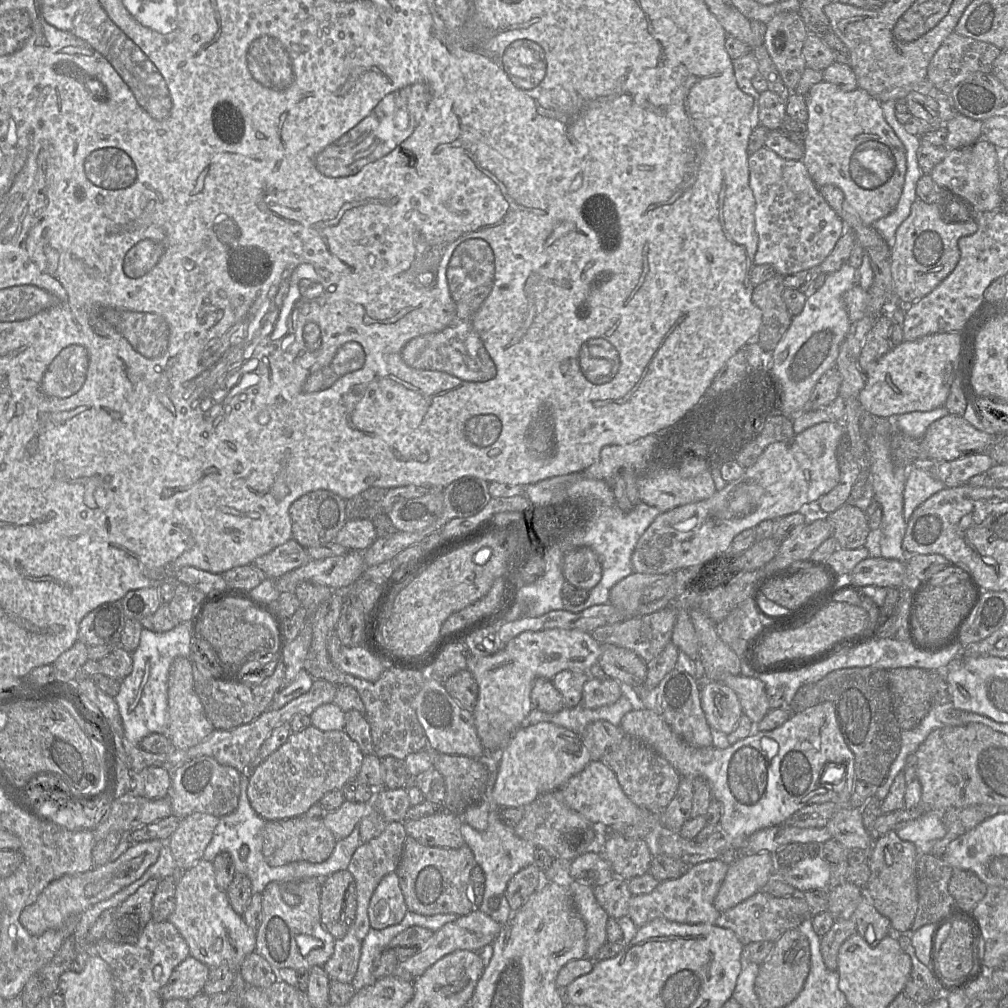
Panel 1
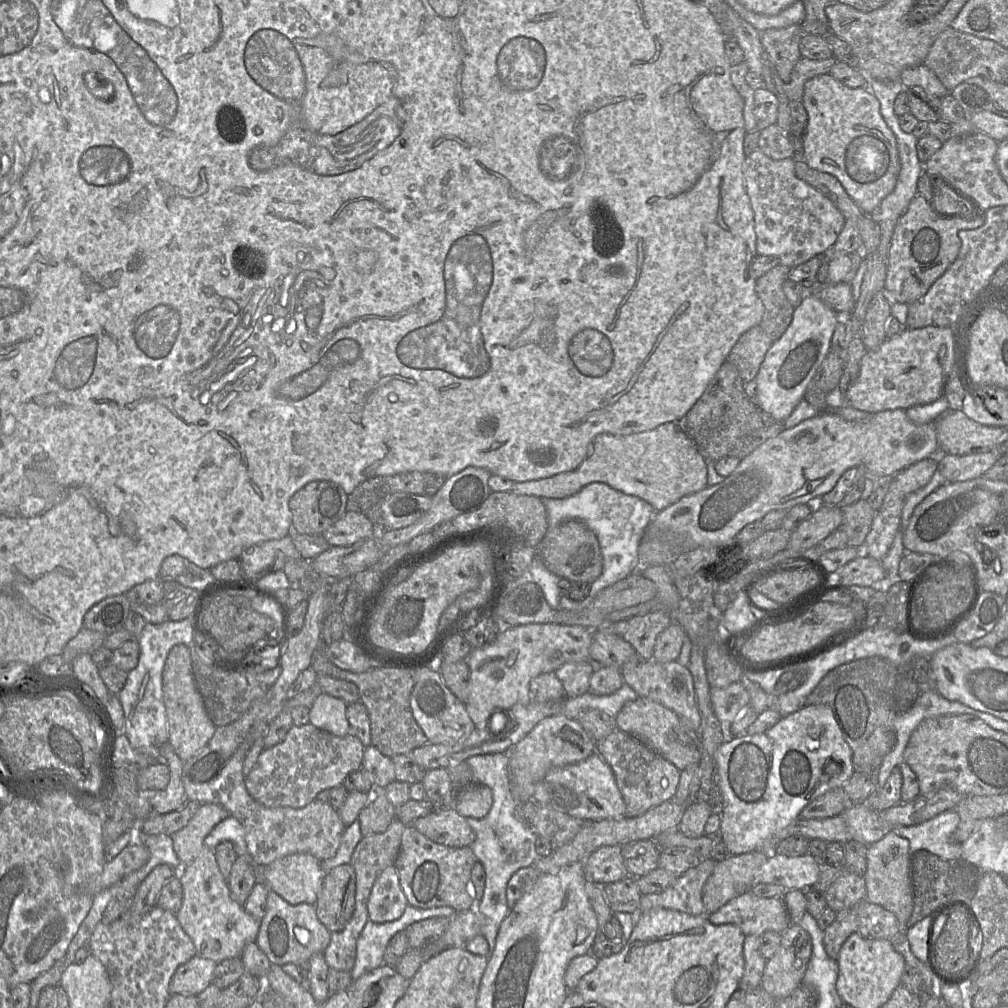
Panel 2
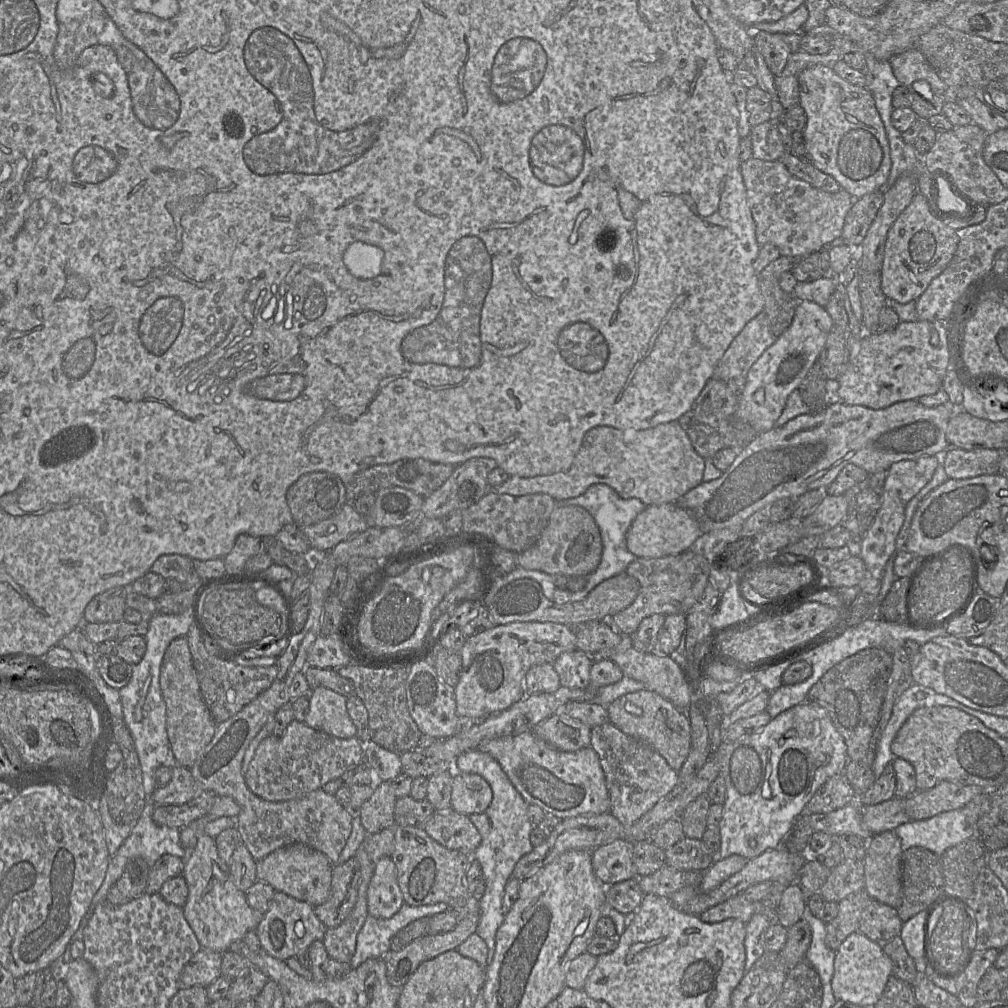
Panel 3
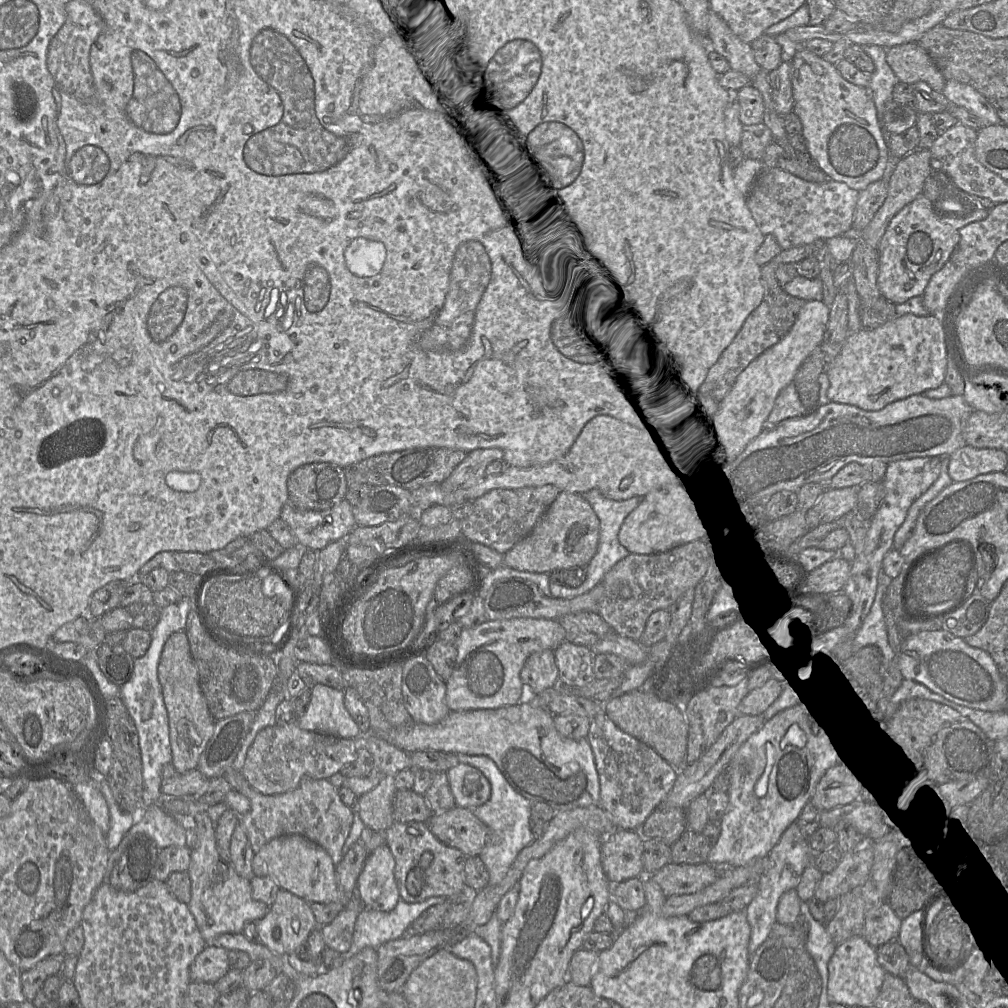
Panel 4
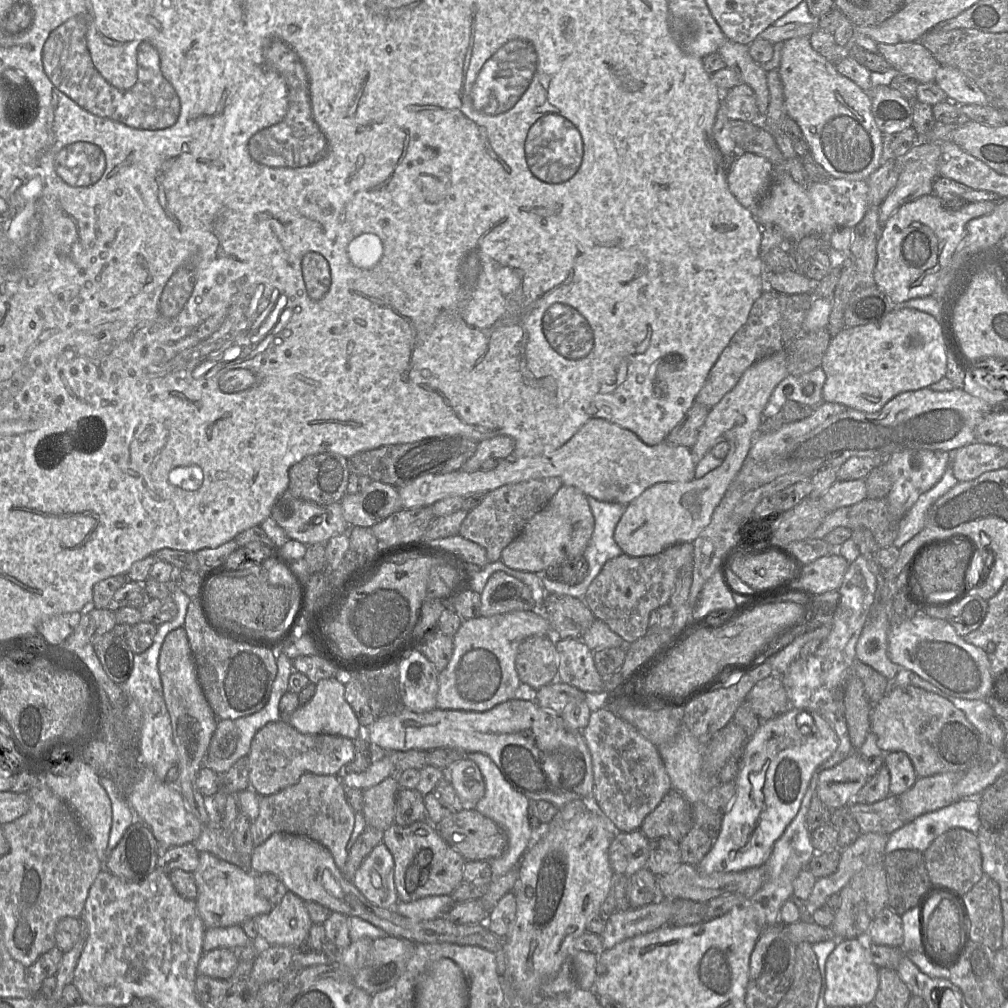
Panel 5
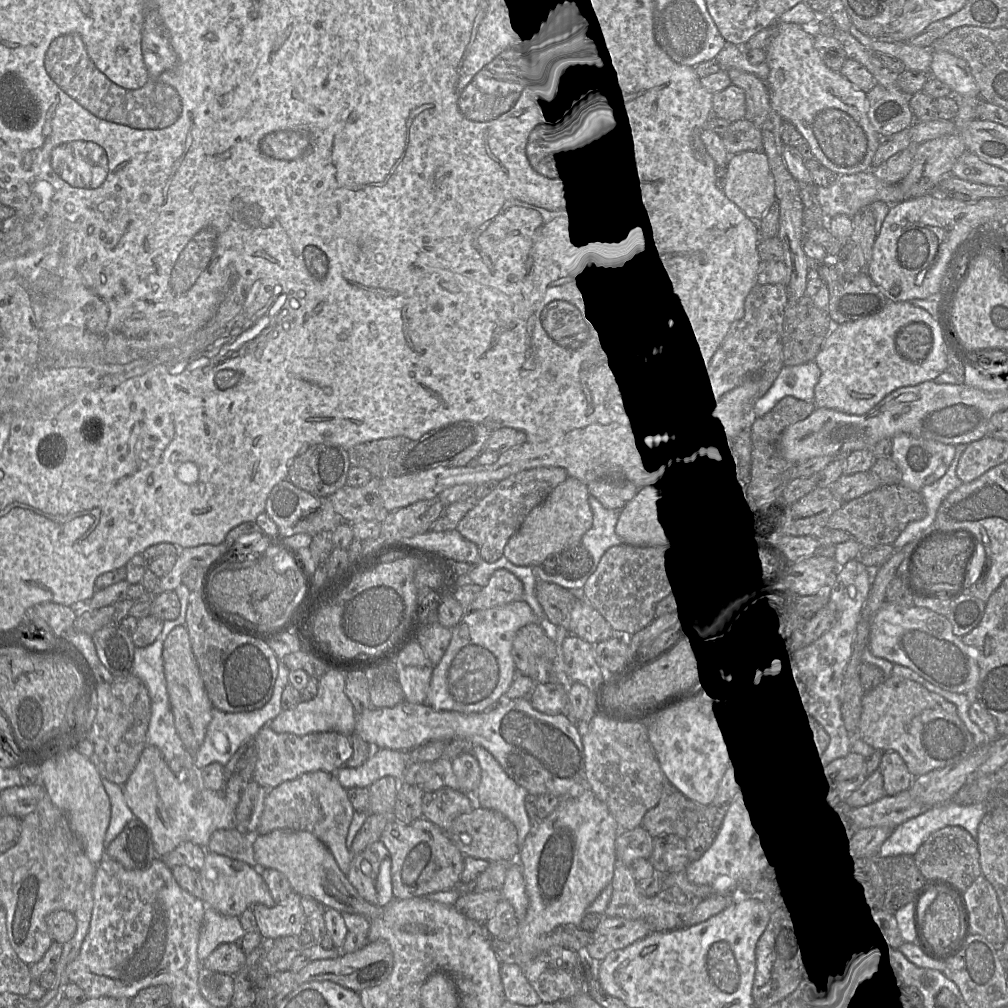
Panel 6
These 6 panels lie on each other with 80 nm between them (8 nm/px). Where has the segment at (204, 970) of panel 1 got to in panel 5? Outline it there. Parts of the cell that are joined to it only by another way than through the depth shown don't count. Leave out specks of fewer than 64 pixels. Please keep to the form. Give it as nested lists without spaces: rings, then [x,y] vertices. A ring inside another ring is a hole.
[[[218,948],[203,952],[198,966],[198,975],[215,979],[229,979],[239,964],[232,949]]]

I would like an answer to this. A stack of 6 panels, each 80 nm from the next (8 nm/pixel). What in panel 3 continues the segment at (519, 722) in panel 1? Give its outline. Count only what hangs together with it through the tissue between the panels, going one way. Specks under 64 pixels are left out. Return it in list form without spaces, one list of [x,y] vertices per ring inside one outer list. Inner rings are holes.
[[[512,622],[497,624],[466,638],[460,652],[462,670],[454,688],[456,711],[464,723],[485,719],[488,715],[508,709],[524,699],[525,675],[534,665],[554,663],[564,652],[576,649],[571,627],[554,622]]]

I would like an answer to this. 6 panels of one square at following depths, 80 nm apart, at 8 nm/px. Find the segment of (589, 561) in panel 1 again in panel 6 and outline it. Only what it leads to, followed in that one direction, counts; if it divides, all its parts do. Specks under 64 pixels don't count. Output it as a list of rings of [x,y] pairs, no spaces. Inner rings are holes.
[[[568,476],[564,482],[552,490],[541,504],[529,512],[518,531],[505,545],[503,556],[515,566],[532,567],[539,565],[552,554],[579,544],[583,535],[591,528],[593,523],[588,496],[587,486],[577,478]]]

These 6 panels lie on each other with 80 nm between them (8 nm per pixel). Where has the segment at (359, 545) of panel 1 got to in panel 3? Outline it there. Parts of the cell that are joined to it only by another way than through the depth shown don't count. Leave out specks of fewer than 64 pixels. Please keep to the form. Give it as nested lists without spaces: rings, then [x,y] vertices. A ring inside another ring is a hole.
[[[346,503],[333,517],[301,529],[311,547],[330,552],[340,542],[367,528],[366,519]]]

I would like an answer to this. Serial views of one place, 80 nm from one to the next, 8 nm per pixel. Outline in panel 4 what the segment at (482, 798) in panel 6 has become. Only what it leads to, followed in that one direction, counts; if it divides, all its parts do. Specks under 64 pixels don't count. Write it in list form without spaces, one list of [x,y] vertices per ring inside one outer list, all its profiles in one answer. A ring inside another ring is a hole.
[[[459,754],[457,761],[477,768],[488,779],[491,786],[489,800],[471,810],[489,828],[489,841],[478,857],[489,872],[488,885],[496,885],[504,879],[517,855],[535,840],[530,830],[532,803],[508,783],[496,763],[488,756]]]

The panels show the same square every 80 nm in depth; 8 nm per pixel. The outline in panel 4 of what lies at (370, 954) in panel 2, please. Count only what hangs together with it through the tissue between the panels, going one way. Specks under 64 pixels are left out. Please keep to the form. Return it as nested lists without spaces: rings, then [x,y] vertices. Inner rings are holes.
[[[439,896],[410,904],[400,899],[390,912],[363,909],[355,922],[351,947],[342,953],[344,960],[353,957],[364,948],[370,947],[376,950],[382,944],[402,937],[423,912],[446,900],[446,897]]]

